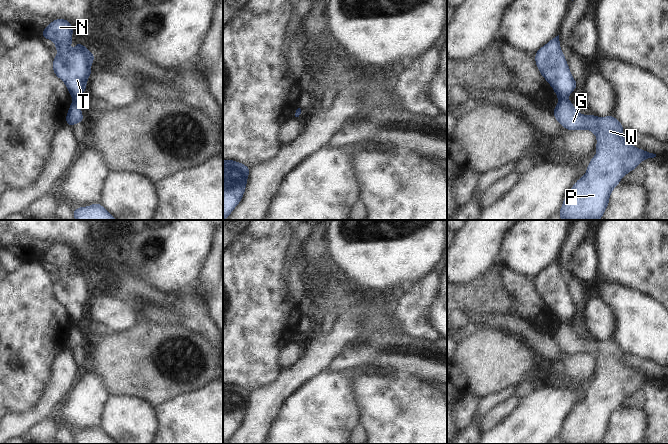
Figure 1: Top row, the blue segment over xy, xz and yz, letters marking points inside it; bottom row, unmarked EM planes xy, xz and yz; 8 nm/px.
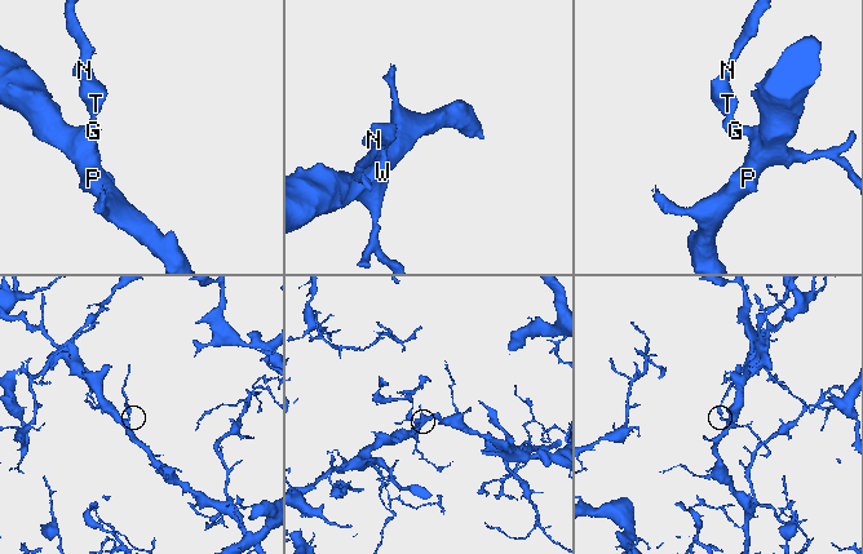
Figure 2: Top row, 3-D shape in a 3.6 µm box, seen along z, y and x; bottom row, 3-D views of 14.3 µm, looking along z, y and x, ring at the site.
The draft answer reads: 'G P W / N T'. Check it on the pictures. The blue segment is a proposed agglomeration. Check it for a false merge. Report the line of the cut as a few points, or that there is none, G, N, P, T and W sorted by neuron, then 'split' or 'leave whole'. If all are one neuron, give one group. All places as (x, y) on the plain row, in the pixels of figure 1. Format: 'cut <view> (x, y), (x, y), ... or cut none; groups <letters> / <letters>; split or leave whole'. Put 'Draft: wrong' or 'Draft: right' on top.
Draft: right
cut yz (566, 322), (559, 324); groups G P W / N T; split

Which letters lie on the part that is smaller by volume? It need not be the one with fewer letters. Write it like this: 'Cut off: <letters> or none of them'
Cut off: N, T

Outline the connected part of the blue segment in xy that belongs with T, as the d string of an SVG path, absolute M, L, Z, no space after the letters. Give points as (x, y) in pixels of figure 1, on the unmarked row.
M57 243L44 252L42 261L55 266L58 278L53 283L53 295L66 308L72 323L77 324L86 314L95 281L78 266L75 266L75 273L69 272L69 268L74 266L72 257L73 251L66 243Z

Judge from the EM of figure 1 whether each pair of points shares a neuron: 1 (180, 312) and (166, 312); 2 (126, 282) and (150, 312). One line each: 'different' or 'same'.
1: different
2: same

